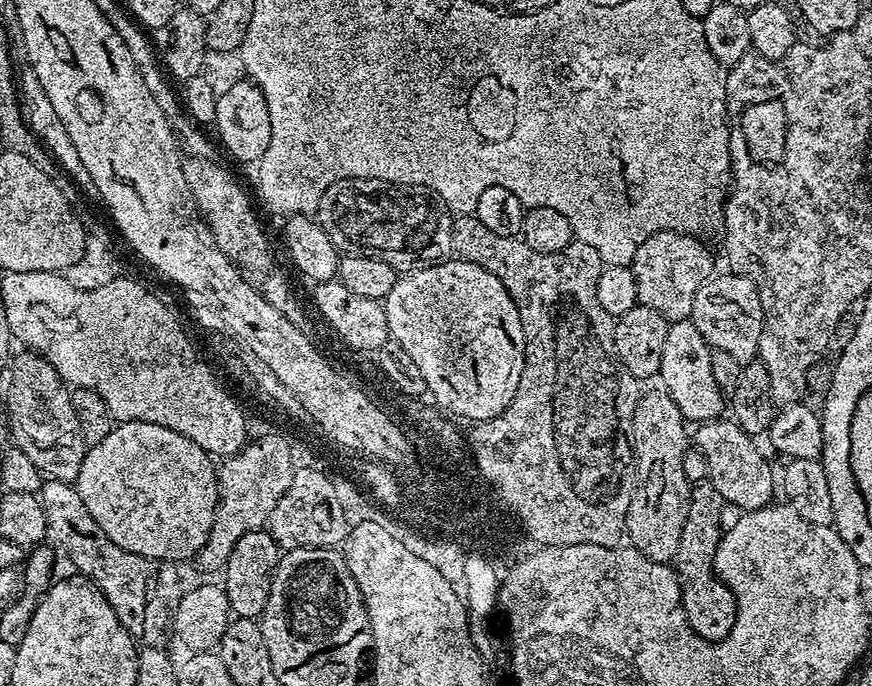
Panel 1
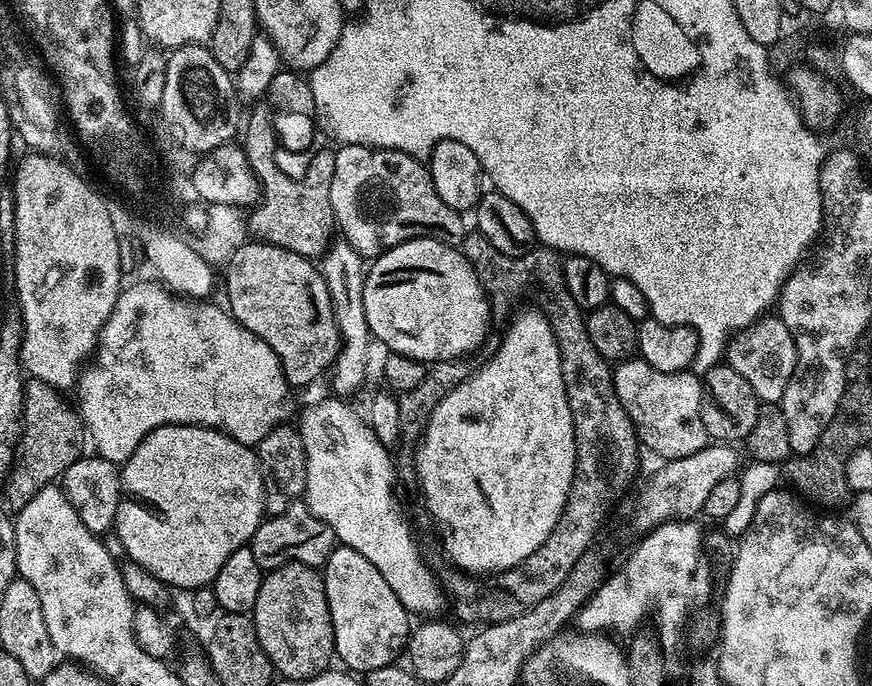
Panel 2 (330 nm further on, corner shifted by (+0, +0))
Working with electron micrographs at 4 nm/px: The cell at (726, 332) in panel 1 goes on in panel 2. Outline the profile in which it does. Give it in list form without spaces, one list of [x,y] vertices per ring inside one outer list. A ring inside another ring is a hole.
[[[775,315],[755,320],[748,328],[733,335],[726,349],[726,364],[742,374],[759,401],[779,405],[782,394],[794,374],[796,347],[790,330]]]

